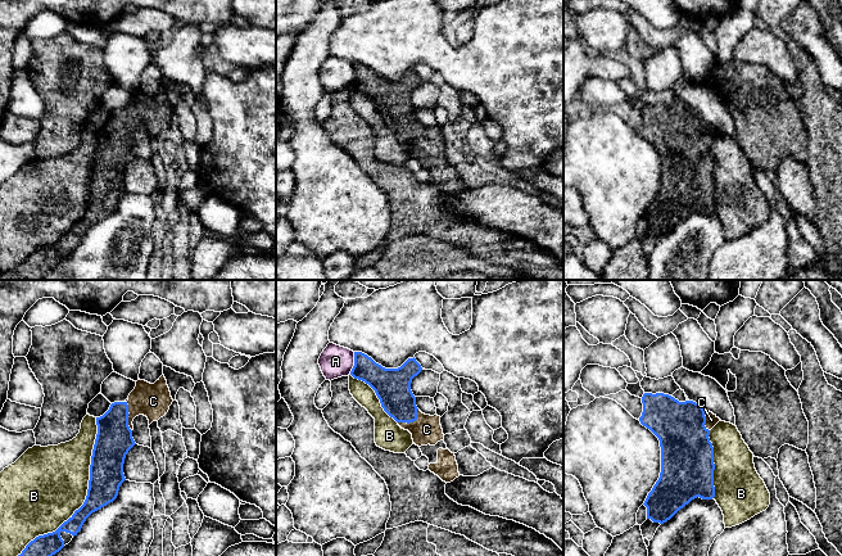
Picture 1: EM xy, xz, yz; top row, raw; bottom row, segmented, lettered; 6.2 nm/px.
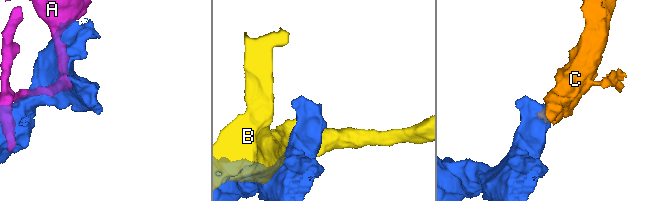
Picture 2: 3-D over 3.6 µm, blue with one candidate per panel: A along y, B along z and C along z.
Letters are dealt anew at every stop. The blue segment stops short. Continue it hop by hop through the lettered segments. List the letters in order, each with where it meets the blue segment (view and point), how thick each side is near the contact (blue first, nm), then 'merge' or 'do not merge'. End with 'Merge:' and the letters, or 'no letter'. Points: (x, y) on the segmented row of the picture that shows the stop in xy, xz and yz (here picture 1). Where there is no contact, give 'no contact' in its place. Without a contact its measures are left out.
A: xz (354, 364) | 190/200 nm | do not merge
B: xy (87, 495) | 200/460 nm | do not merge
C: xz (412, 421) | 220/180 nm | merge
Merge: C

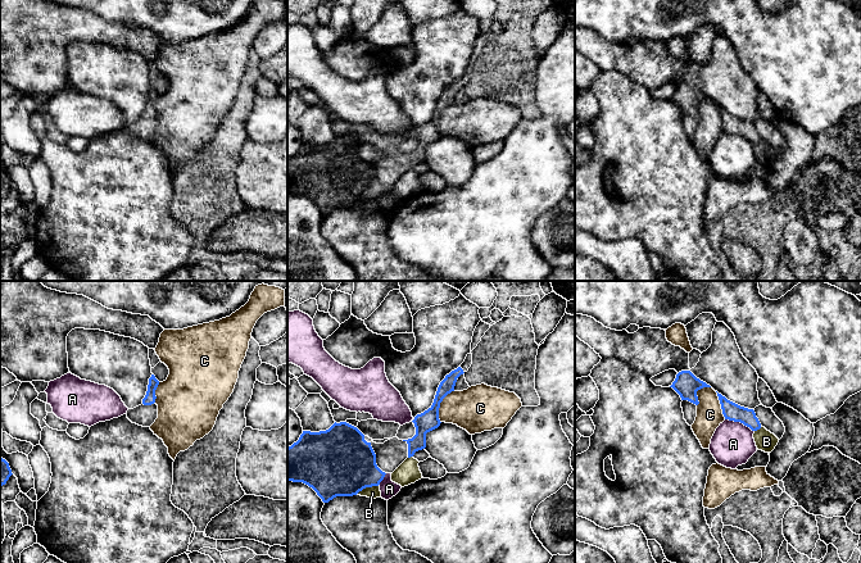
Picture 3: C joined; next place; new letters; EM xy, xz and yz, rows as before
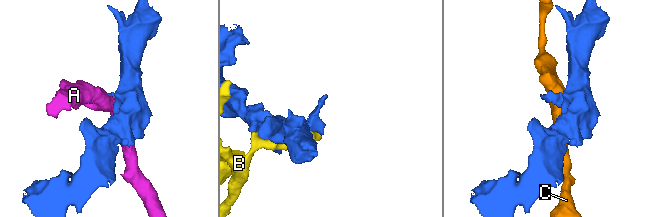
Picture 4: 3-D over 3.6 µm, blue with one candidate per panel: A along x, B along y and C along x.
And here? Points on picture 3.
A: yz (739, 421) | 110/260 nm | do not merge
B: xz (367, 486) | 440/70 nm | do not merge
C: xz (439, 405) | 130/280 nm | do not merge
Merge: no letter

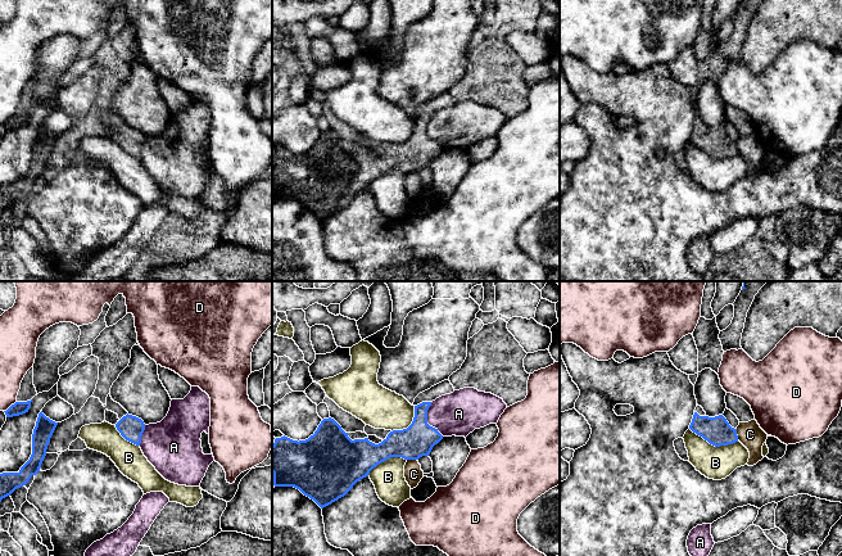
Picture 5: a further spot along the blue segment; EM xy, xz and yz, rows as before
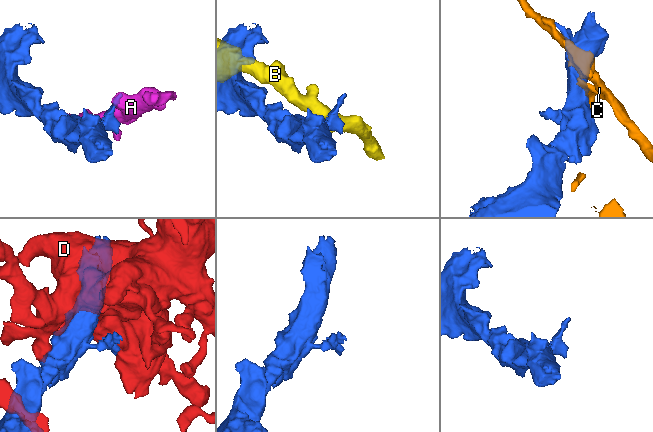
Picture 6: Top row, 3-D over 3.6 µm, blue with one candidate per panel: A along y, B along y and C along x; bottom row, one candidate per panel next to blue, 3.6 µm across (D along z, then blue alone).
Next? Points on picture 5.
A: xz (426, 420) | 200/280 nm | do not merge
B: yz (714, 444) | 180/200 nm | do not merge
C: yz (736, 434) | 180/160 nm | do not merge
D: xy (10, 406) | 80/180 nm | do not merge
Merge: no letter

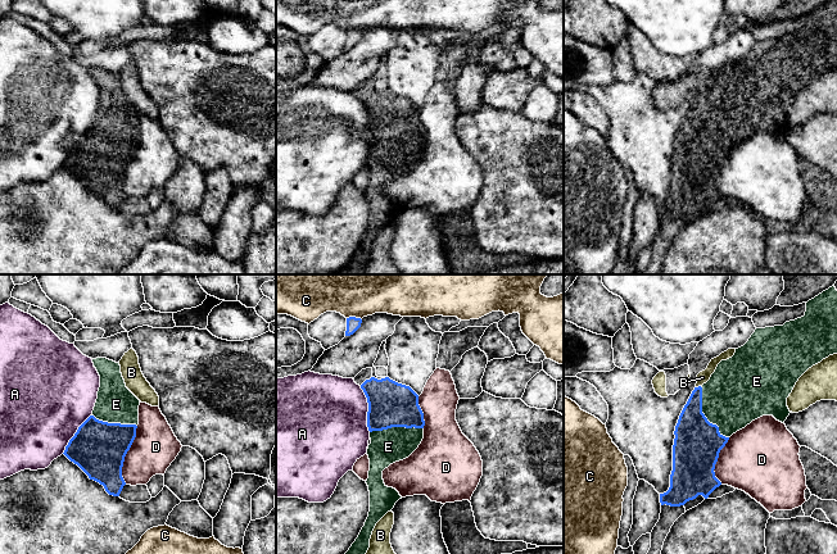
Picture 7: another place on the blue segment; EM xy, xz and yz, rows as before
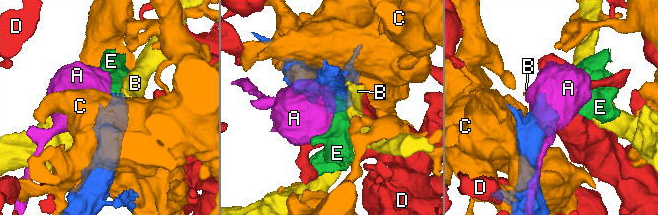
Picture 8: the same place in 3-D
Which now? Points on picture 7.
A: xz (369, 409) | 280/480 nm | do not merge
B: yz (698, 386) | 190/80 nm | do not merge
C: xz (354, 317) | 90/500 nm | do not merge
D: xy (125, 455) | 340/280 nm | do not merge
E: yz (704, 414) | 300/400 nm | merge
Merge: E

